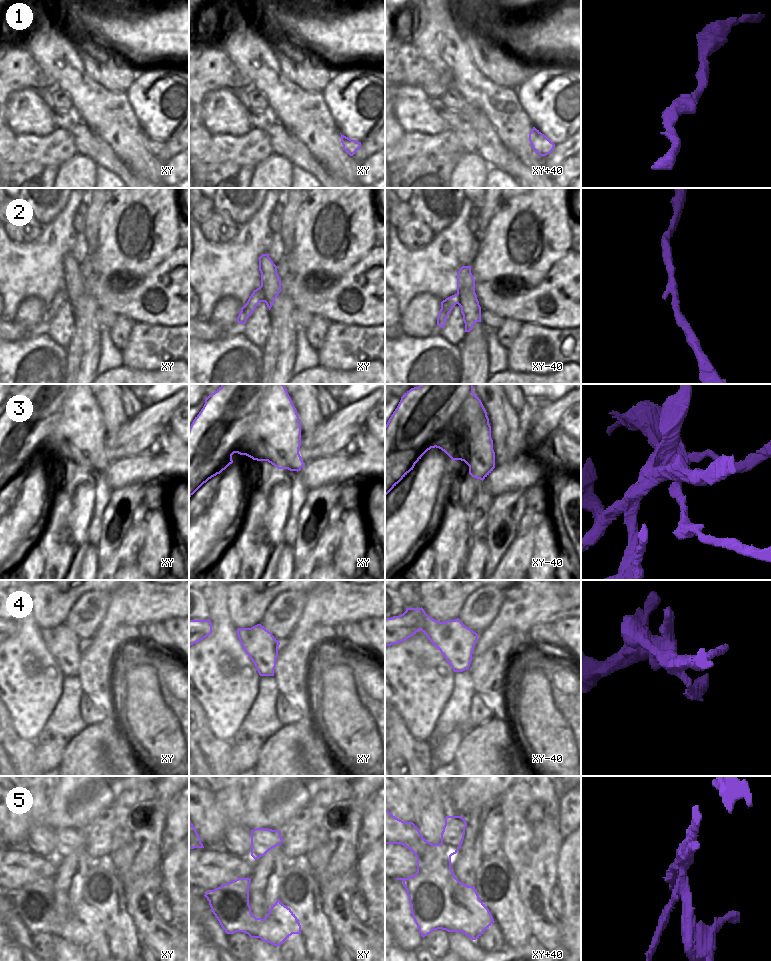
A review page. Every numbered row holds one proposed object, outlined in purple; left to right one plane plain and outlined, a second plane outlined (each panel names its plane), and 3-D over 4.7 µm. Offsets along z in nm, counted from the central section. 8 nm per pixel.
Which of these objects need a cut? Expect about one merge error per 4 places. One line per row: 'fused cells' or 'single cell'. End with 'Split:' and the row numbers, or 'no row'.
1: single cell
2: single cell
3: fused cells
4: single cell
5: fused cells
Split: 3, 5

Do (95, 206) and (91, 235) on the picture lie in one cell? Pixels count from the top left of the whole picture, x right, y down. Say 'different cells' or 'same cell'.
same cell

